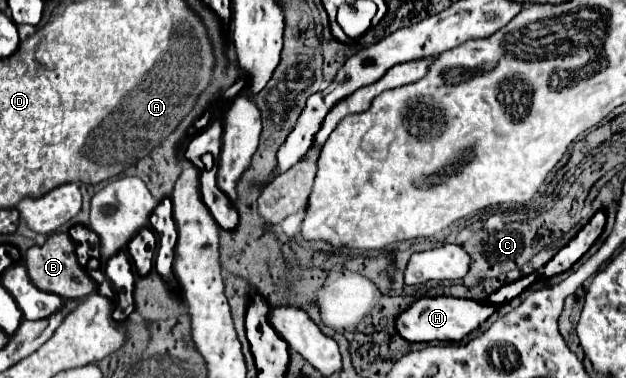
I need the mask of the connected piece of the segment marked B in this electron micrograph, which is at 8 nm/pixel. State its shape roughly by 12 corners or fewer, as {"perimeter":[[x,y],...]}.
{"perimeter":[[68,233],[30,247],[26,269],[38,289],[86,297],[96,283],[82,271]]}

